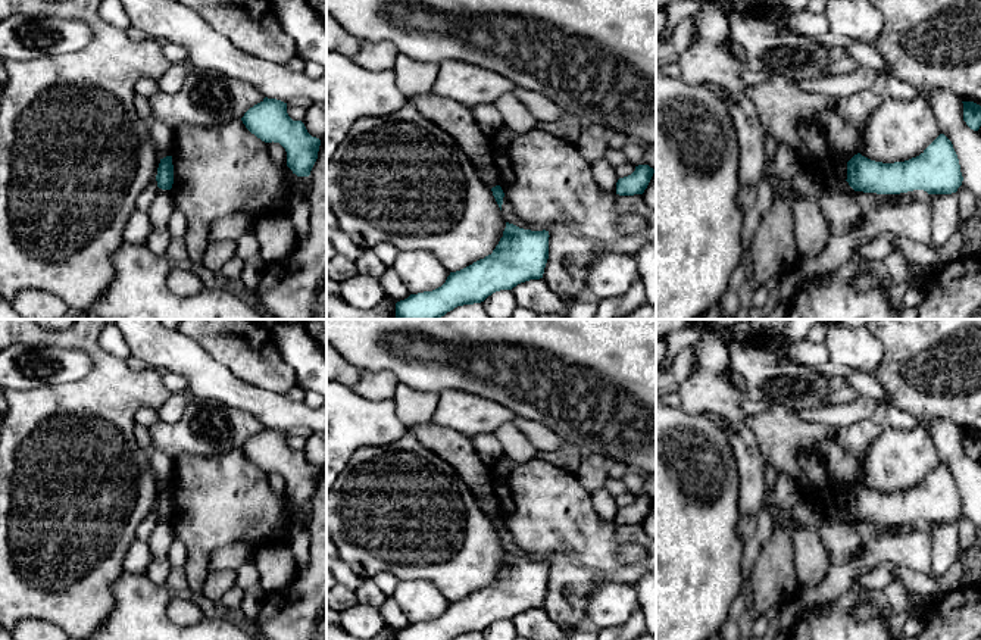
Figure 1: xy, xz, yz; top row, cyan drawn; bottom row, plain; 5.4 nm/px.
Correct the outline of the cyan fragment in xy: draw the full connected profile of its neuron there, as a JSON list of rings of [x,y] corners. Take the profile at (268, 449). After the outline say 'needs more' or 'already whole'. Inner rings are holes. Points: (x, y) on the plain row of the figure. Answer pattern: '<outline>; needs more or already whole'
[[[265,427],[250,437],[241,447],[246,458],[265,472],[279,472],[287,481],[287,496],[297,506],[309,506],[318,488],[321,469],[312,466],[302,450],[293,450],[287,443],[287,433]]]; already whole

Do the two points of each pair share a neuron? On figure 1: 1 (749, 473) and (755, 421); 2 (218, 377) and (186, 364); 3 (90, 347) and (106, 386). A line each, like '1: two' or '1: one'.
1: two
2: one
3: one

